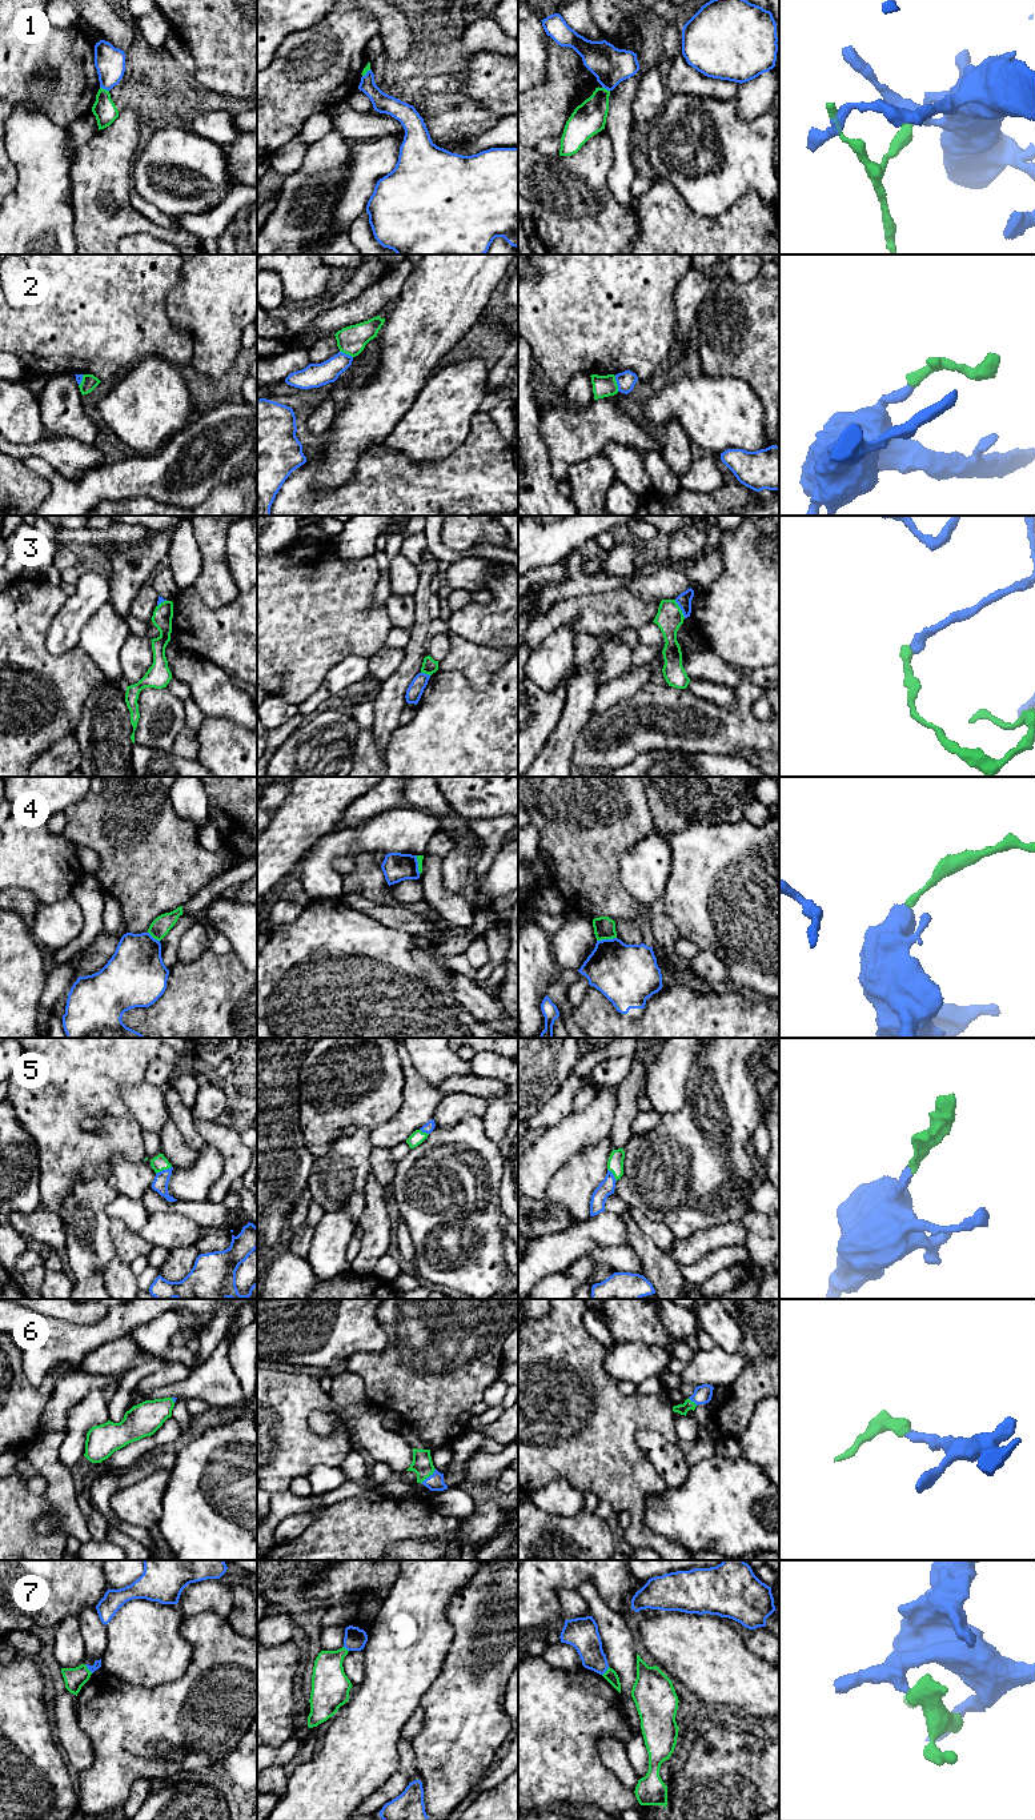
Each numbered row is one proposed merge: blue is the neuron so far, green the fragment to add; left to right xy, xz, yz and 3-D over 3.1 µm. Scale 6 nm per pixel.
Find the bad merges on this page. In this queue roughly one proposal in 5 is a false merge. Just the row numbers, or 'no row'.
1, 2, 3, 4, 7

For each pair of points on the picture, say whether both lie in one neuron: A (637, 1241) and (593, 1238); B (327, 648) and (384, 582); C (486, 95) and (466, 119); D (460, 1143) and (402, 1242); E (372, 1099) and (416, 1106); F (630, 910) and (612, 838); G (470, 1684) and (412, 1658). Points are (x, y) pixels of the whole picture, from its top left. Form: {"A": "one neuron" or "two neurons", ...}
{"A": "two neurons", "B": "two neurons", "C": "two neurons", "D": "two neurons", "E": "two neurons", "F": "one neuron", "G": "two neurons"}

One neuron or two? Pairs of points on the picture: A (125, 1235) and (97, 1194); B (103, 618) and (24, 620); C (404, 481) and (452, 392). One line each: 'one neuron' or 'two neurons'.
A: two neurons
B: two neurons
C: two neurons

